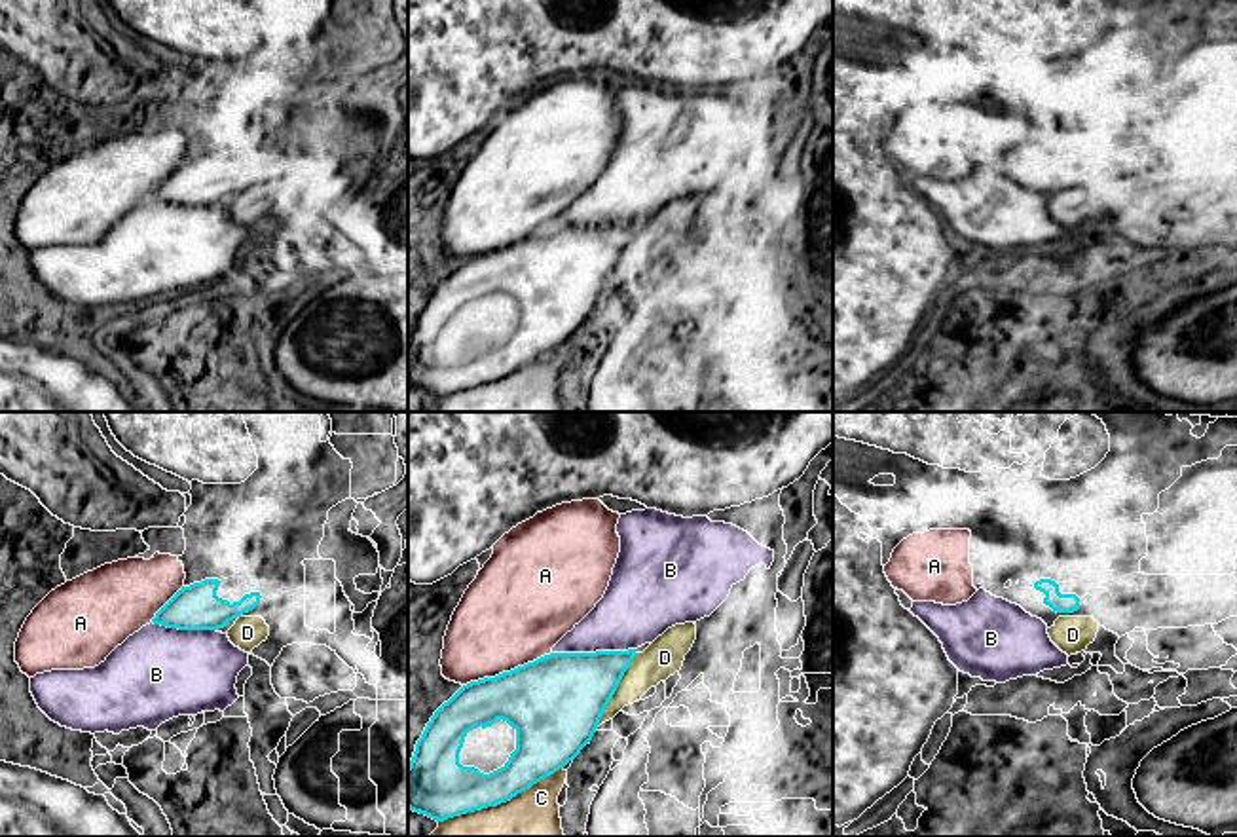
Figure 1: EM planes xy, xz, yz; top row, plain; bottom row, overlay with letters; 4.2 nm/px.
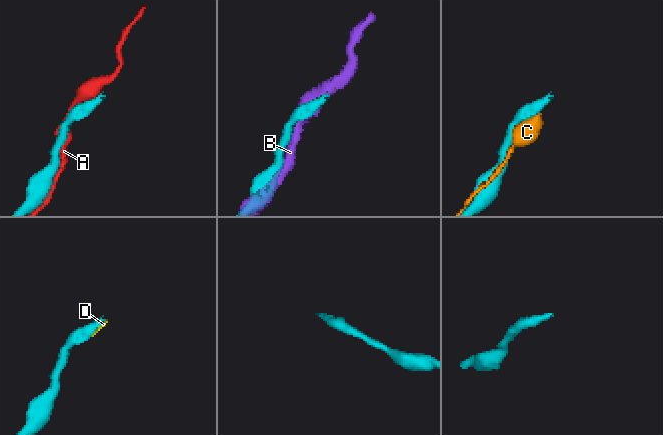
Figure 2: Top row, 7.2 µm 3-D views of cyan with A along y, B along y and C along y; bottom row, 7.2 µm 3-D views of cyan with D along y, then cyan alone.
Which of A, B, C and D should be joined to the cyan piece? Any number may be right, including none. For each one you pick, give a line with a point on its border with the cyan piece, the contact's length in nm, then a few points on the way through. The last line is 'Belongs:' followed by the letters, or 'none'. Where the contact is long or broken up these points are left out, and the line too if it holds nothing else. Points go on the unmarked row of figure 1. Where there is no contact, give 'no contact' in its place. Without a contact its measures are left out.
Belongs: none

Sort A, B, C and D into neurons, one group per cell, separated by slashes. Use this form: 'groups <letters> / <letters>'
groups A / B / C D

